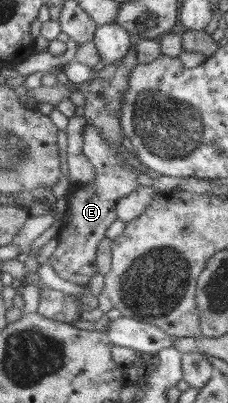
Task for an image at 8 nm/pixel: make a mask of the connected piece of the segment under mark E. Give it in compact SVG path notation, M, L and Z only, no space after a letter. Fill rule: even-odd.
M87 125L83 132L83 155L91 162L94 172L94 180L89 183L79 184L79 189L76 192L69 192L66 197L70 203L68 223L63 223L61 229L56 236L58 242L57 247L48 259L48 264L51 265L55 273L65 281L69 281L79 286L87 286L89 281L97 272L96 253L99 247L99 242L106 237L107 228L117 219L115 206L122 197L129 195L137 189L139 182L137 177L147 170L147 167L141 163L141 160L134 154L127 152L123 145L111 145L99 133L99 130L93 125Z

